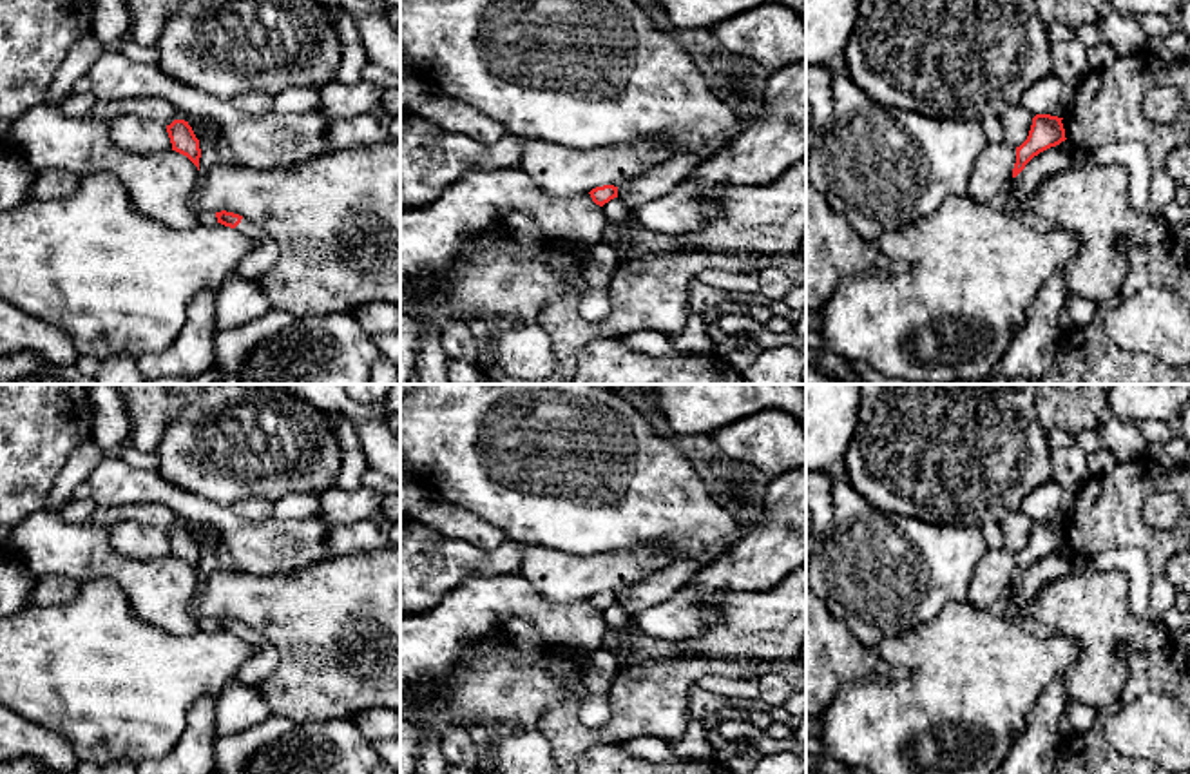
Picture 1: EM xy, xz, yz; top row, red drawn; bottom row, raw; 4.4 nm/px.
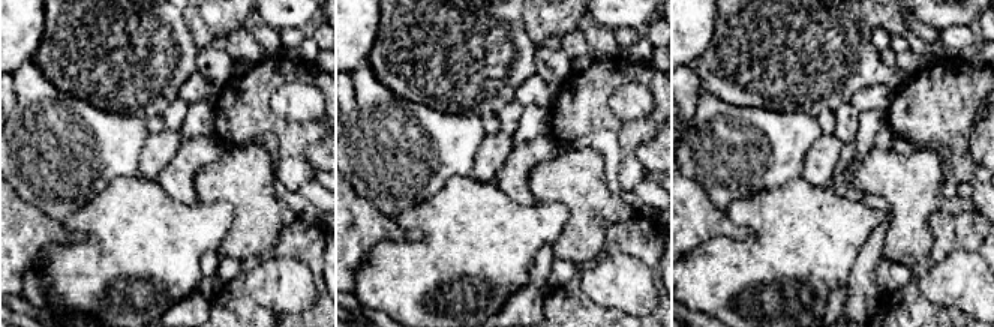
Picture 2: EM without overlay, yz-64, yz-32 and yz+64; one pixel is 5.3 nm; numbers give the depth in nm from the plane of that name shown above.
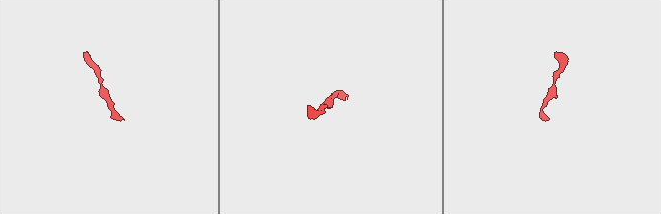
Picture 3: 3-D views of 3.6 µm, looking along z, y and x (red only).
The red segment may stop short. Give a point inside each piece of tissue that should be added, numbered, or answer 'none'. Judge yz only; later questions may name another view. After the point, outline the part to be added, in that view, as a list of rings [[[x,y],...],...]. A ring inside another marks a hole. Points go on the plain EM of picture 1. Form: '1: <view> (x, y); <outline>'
none

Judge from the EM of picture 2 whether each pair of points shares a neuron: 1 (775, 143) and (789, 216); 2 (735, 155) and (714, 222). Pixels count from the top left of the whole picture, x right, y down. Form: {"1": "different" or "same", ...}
{"1": "different", "2": "different"}

